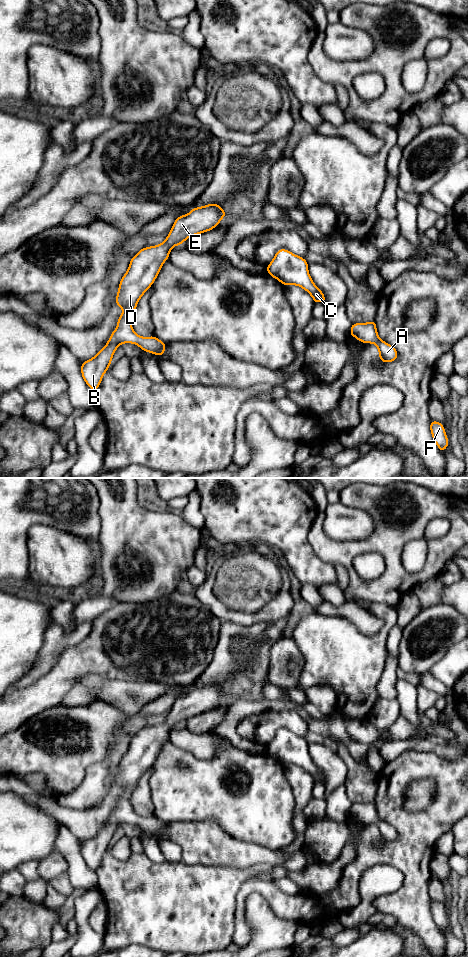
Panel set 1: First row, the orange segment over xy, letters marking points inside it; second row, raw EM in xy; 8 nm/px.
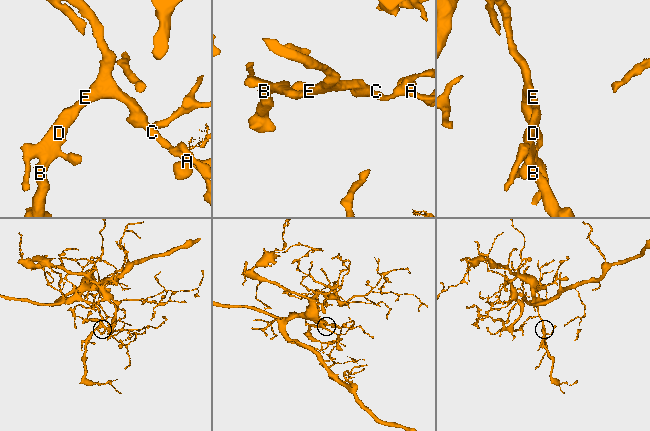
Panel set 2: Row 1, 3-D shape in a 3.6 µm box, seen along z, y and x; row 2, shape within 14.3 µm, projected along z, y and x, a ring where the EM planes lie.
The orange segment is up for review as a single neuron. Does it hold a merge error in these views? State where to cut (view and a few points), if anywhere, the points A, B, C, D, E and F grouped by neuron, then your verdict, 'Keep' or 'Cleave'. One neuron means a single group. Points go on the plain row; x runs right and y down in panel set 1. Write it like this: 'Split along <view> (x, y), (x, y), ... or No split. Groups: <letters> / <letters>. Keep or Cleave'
No split. Groups: A B C D E F. Keep

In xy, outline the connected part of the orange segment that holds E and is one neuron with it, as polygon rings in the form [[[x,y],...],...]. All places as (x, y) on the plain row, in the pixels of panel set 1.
[[[217,683],[193,688],[187,695],[176,698],[163,723],[145,727],[131,738],[115,778],[115,783],[123,789],[123,793],[118,798],[117,807],[97,835],[80,845],[82,857],[93,871],[98,869],[104,853],[111,845],[114,832],[122,823],[136,824],[142,831],[157,836],[164,835],[165,822],[154,815],[141,817],[134,812],[131,804],[132,793],[139,779],[154,763],[163,743],[169,738],[171,729],[182,725],[189,717],[214,709],[225,696],[226,692]]]

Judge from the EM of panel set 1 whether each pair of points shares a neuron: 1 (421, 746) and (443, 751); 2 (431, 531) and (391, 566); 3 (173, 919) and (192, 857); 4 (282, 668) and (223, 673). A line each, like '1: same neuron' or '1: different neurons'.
1: same neuron
2: different neurons
3: different neurons
4: different neurons

